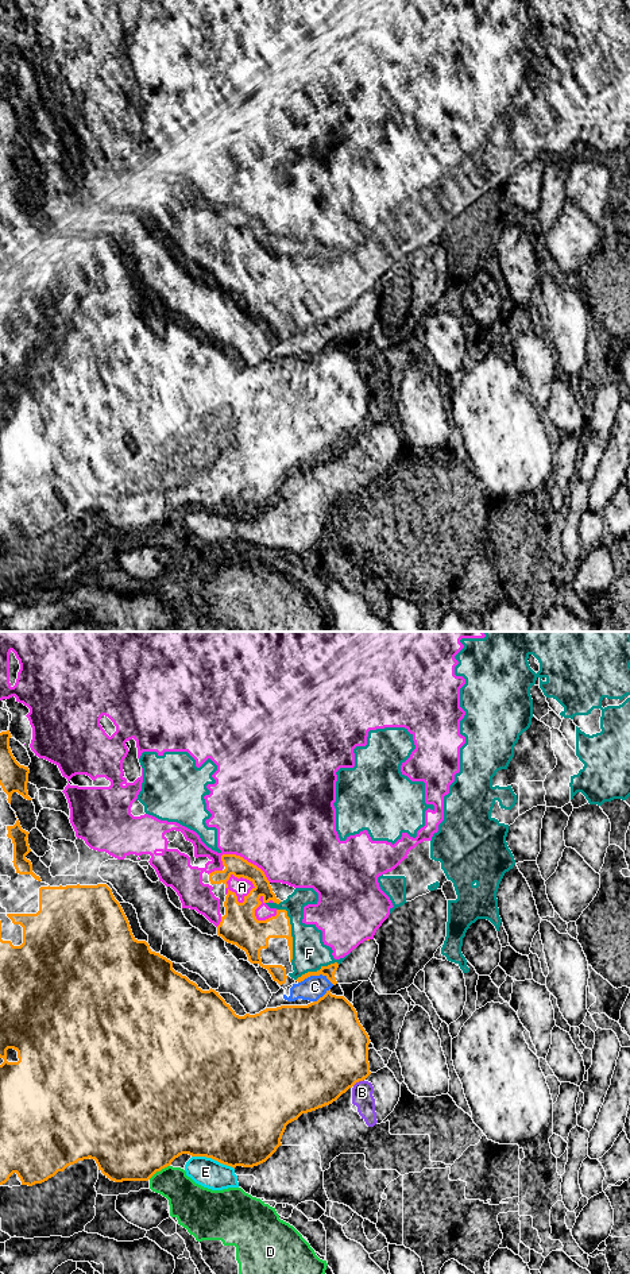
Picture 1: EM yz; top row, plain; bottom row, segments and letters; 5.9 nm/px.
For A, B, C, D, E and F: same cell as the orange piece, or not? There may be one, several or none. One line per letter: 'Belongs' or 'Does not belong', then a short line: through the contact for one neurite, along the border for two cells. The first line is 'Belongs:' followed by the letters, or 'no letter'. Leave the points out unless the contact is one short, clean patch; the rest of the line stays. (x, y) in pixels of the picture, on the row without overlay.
Belongs: no letter
A: Does not belong
B: Does not belong
C: Does not belong
D: Does not belong. Line: yz (169, 517), (157, 522), (149, 531)
E: Does not belong
F: Does not belong

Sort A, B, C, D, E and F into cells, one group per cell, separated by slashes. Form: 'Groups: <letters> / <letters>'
Groups: A F / B E / C / D

